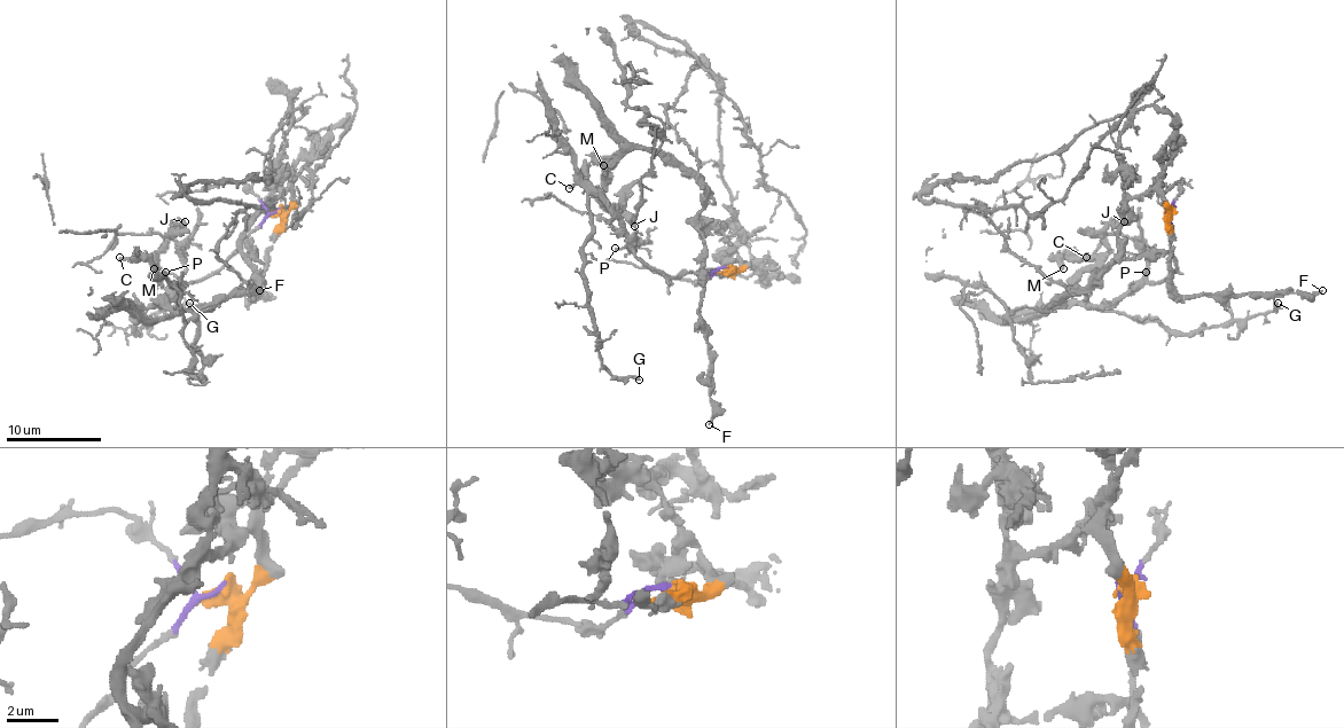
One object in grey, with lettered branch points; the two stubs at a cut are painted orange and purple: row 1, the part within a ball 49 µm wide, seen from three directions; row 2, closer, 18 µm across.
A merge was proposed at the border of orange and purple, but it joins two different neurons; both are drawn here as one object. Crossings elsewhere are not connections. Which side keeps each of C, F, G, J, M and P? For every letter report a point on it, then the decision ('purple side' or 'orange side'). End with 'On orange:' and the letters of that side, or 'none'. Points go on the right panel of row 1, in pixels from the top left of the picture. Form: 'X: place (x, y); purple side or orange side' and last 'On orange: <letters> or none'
C: place (1086, 257); orange side
F: place (1322, 290); orange side
G: place (1278, 303); purple side
J: place (1124, 221); orange side
M: place (1063, 268); orange side
P: place (1146, 272); purple side
On orange: C, F, J, M

